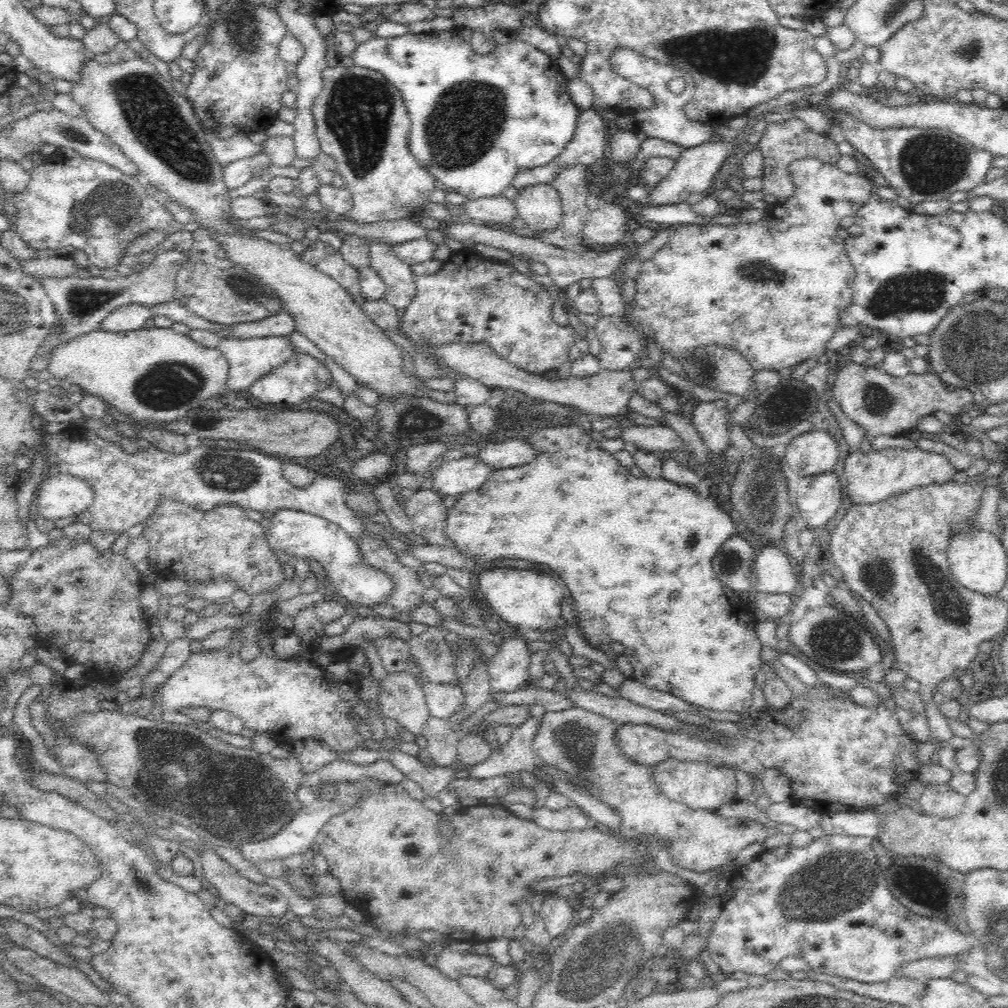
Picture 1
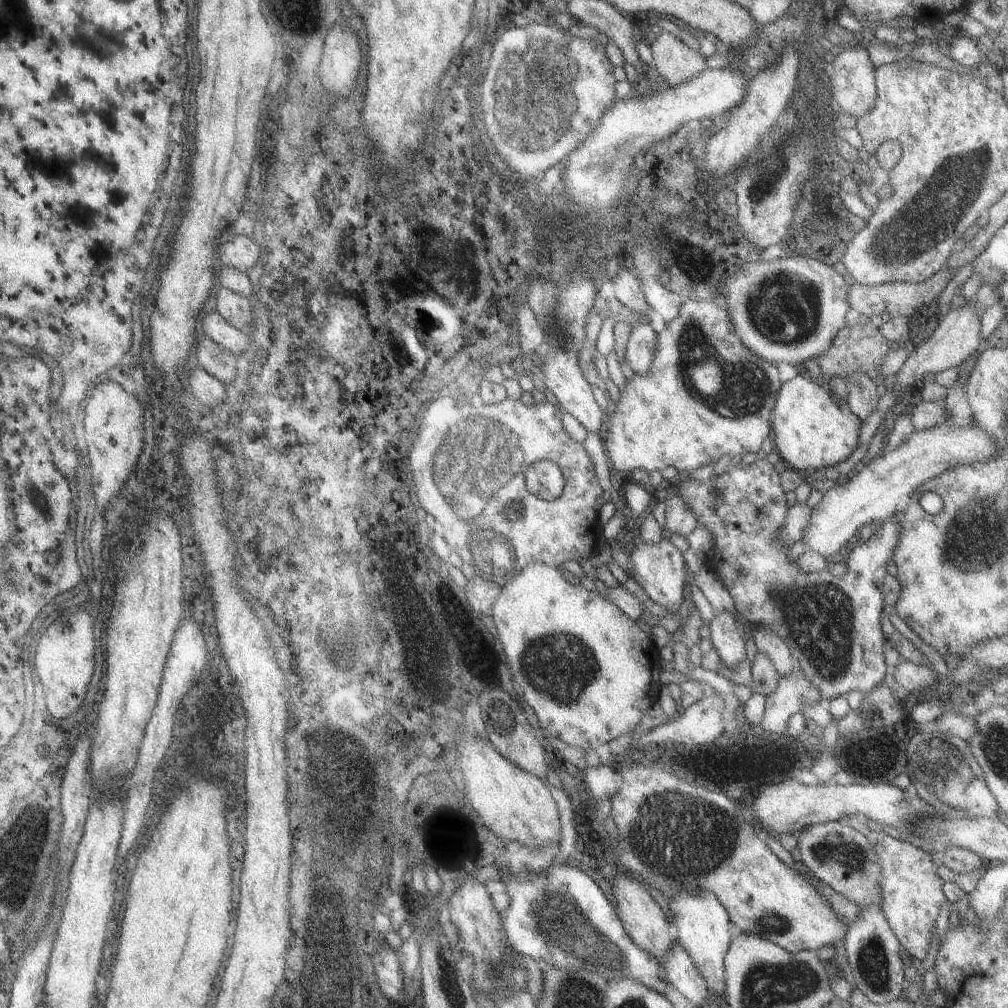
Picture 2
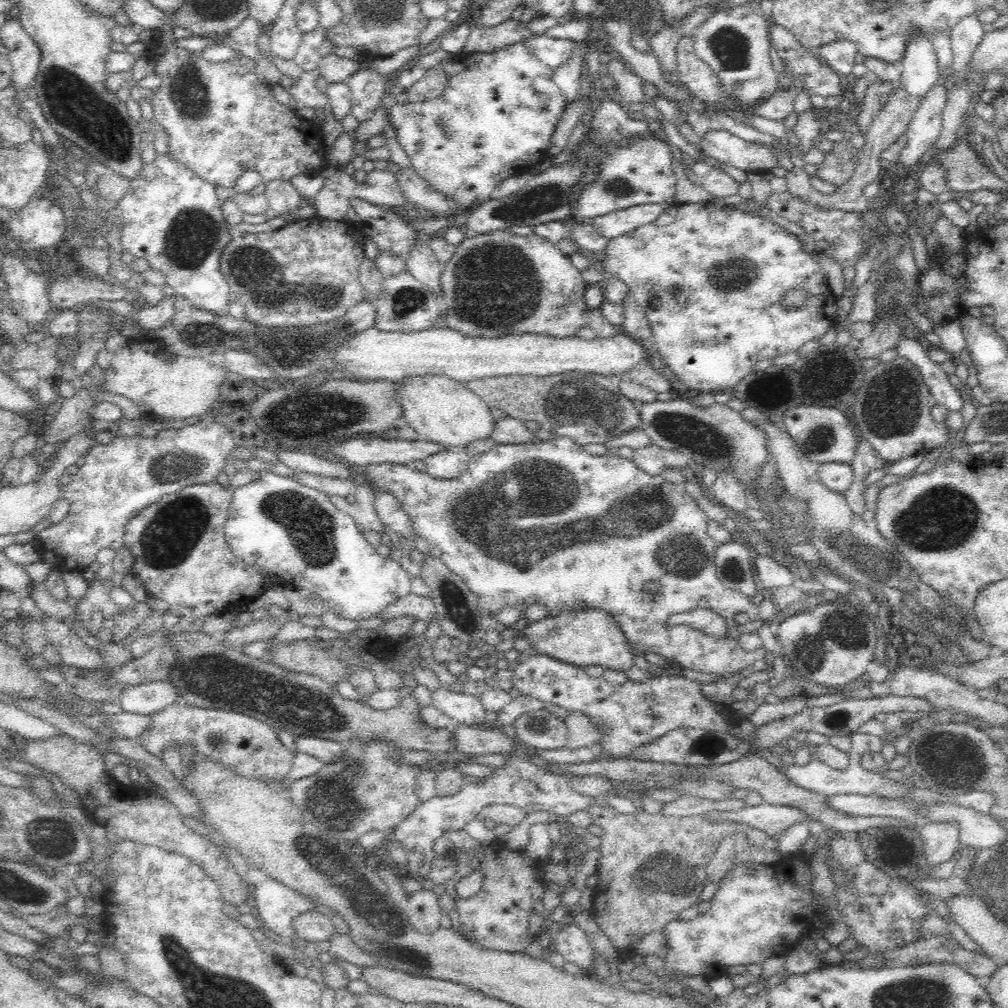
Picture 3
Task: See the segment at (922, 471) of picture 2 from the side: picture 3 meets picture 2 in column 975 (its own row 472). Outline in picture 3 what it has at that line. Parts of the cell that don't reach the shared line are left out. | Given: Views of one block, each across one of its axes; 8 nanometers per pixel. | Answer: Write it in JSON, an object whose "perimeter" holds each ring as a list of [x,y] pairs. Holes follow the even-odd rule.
{"perimeter":[[[446,448],[443,452],[428,456],[423,462],[425,471],[434,478],[450,480],[460,476],[469,464],[465,448]]]}

